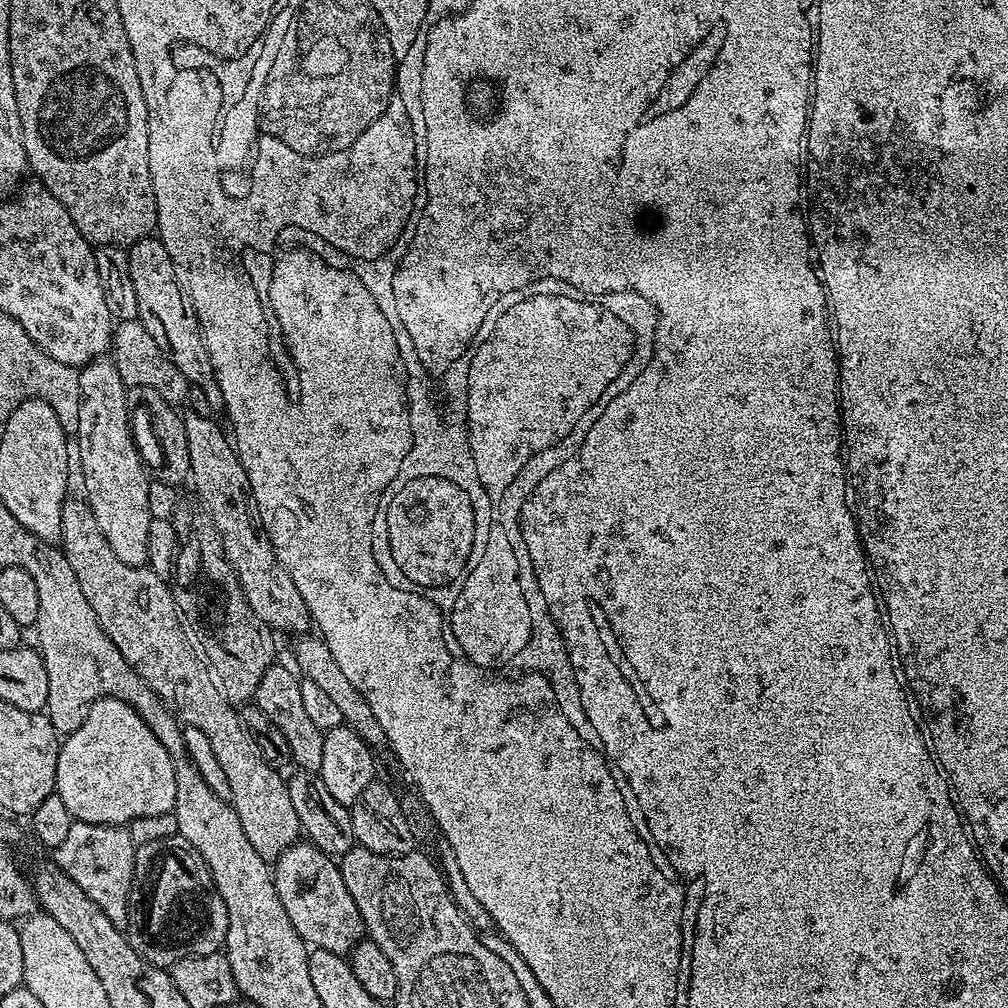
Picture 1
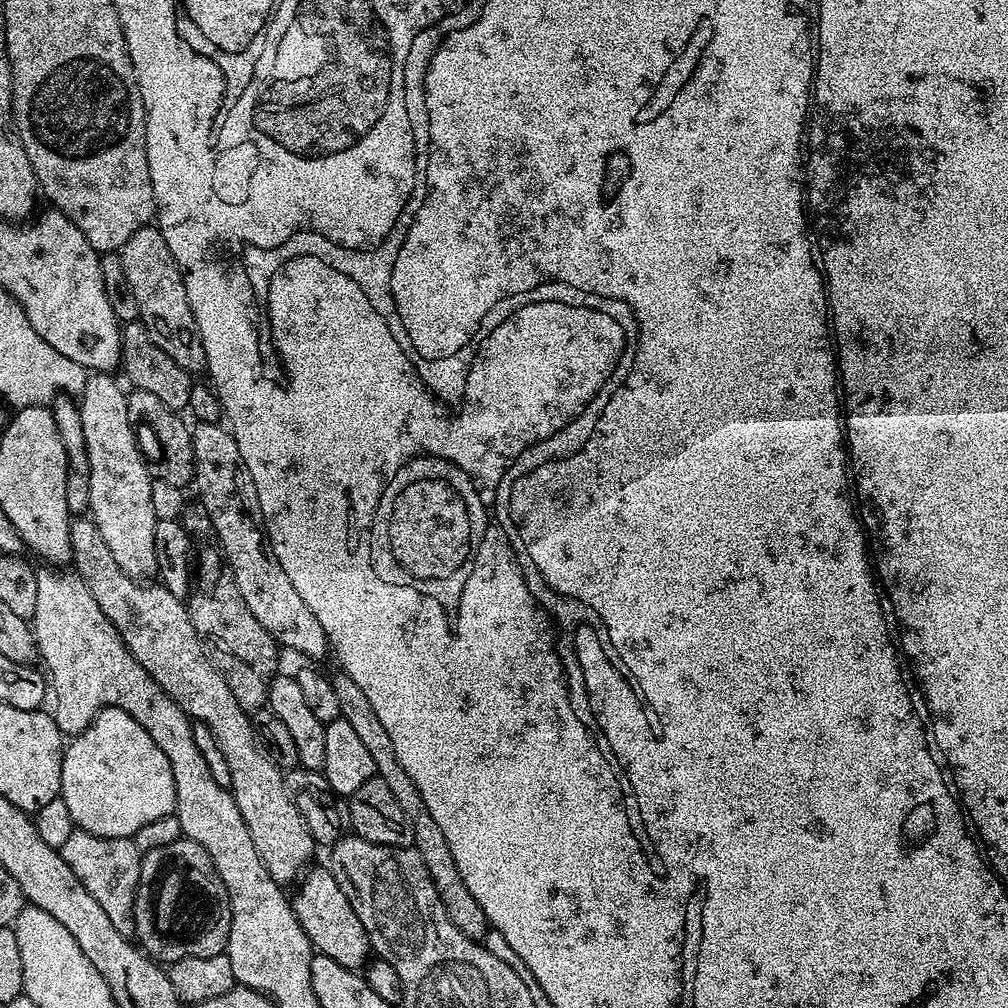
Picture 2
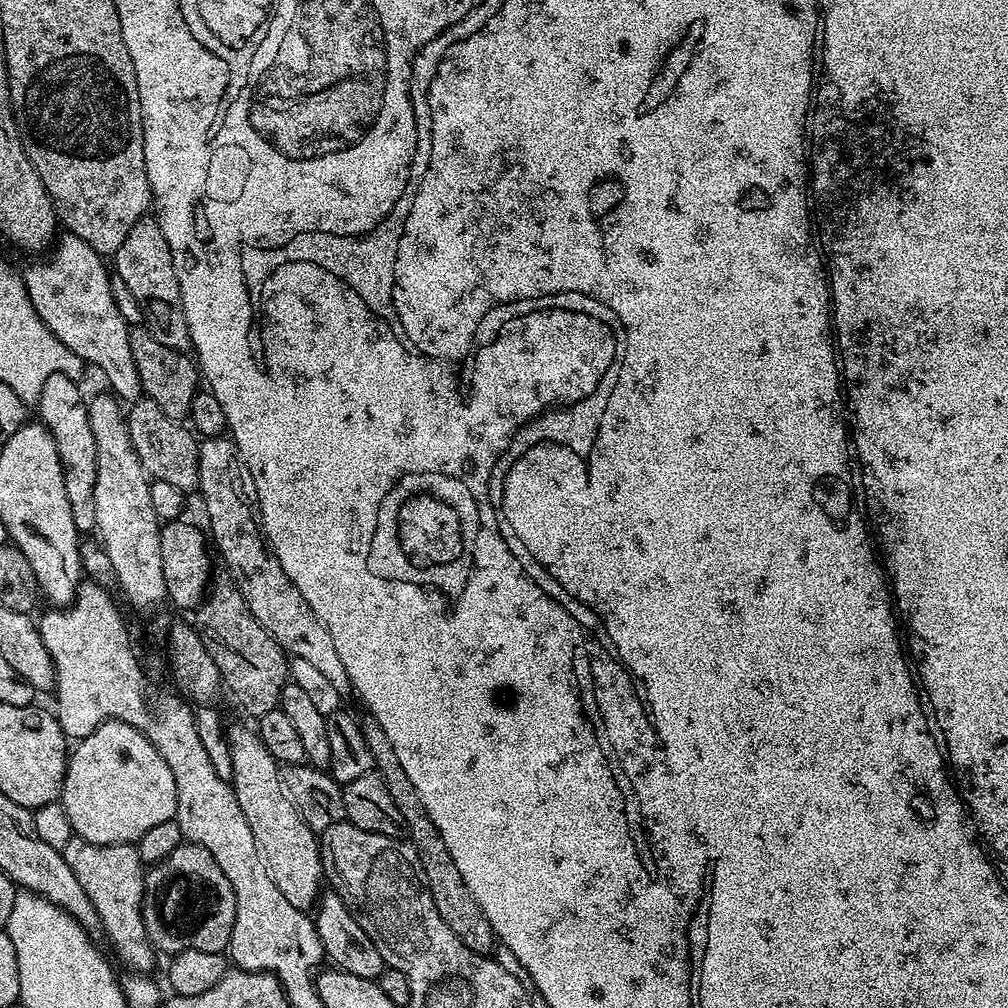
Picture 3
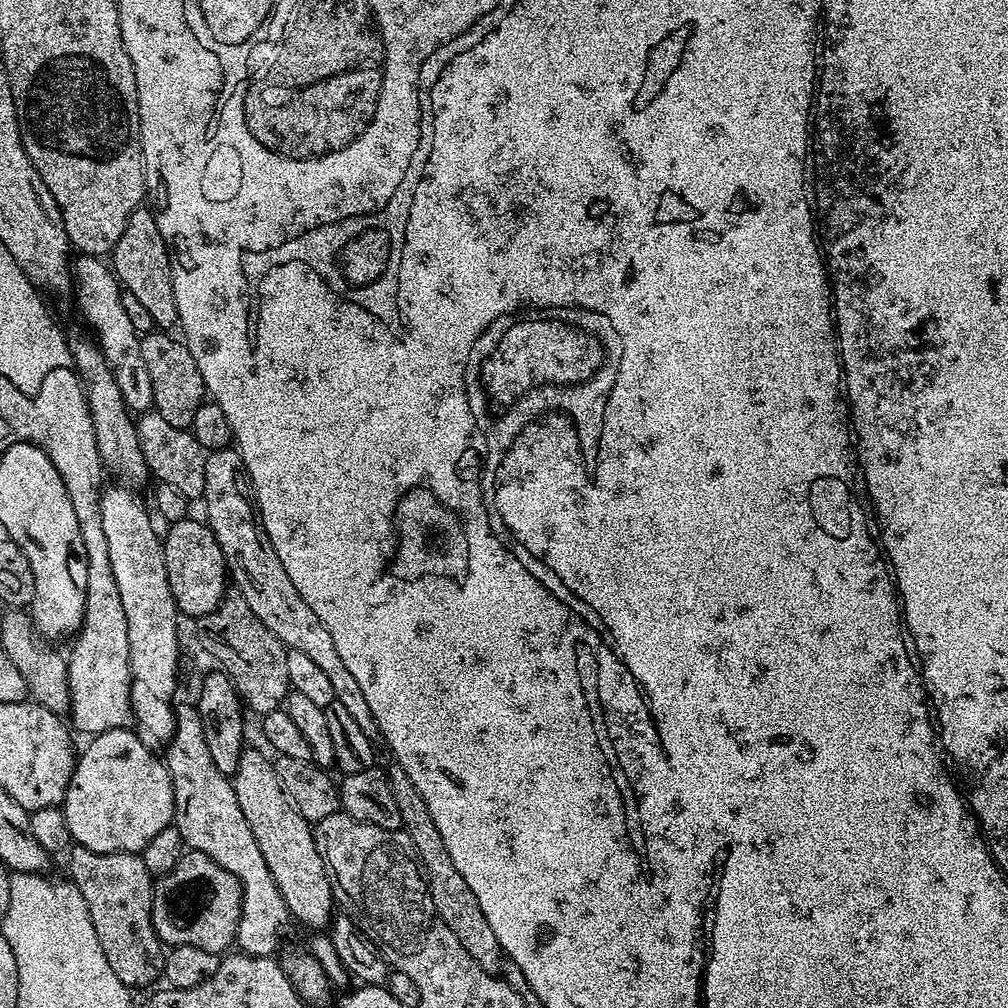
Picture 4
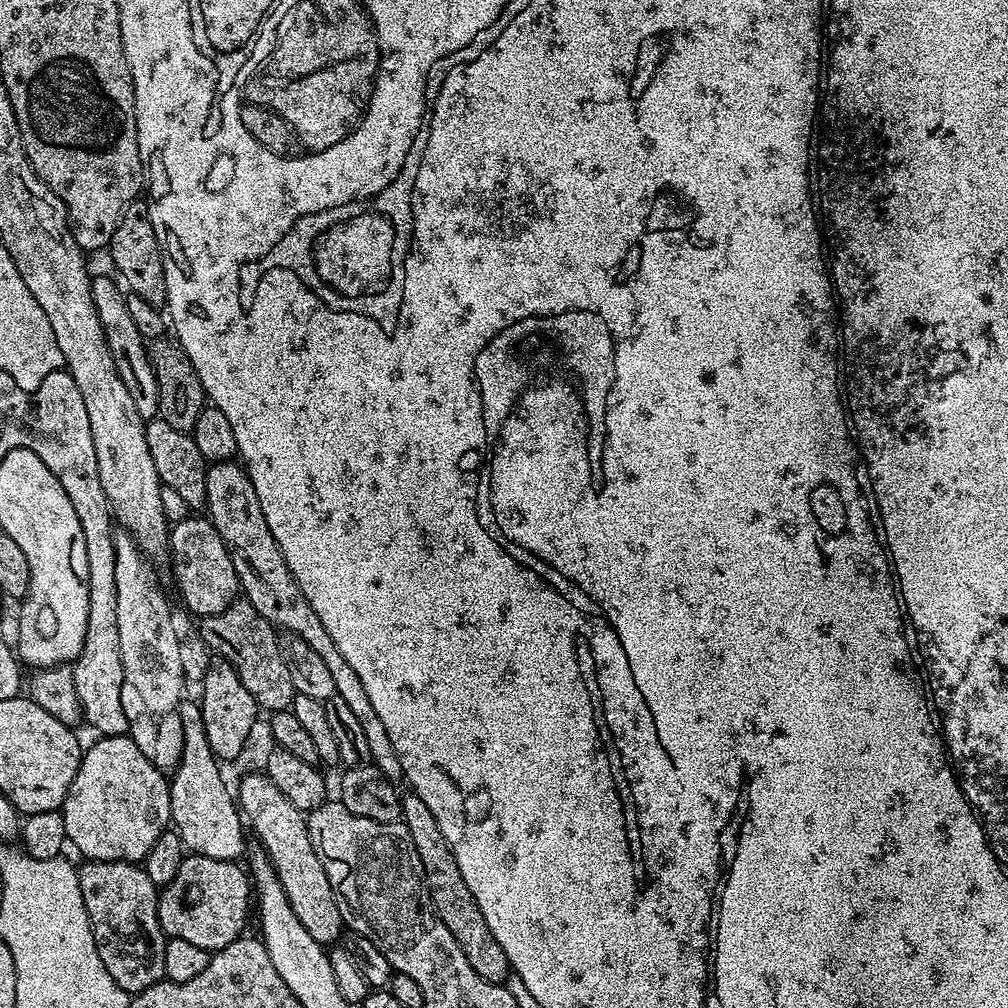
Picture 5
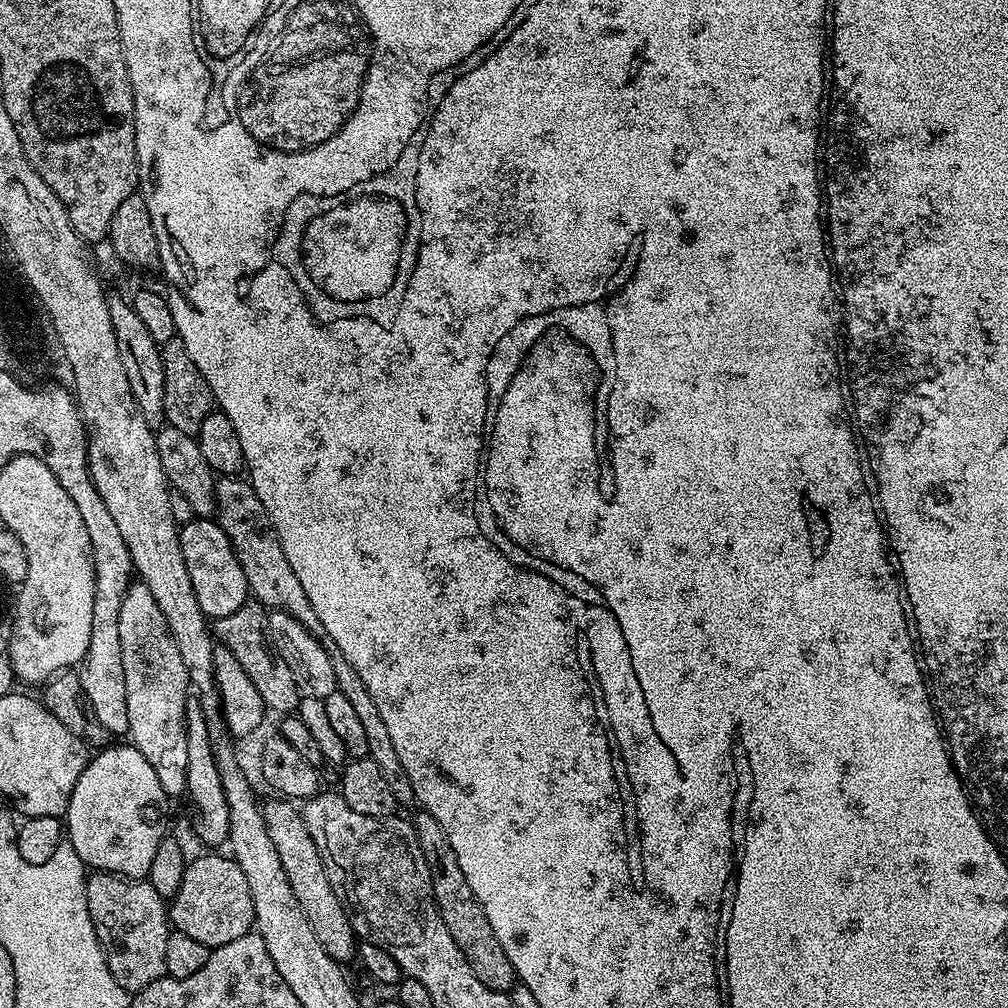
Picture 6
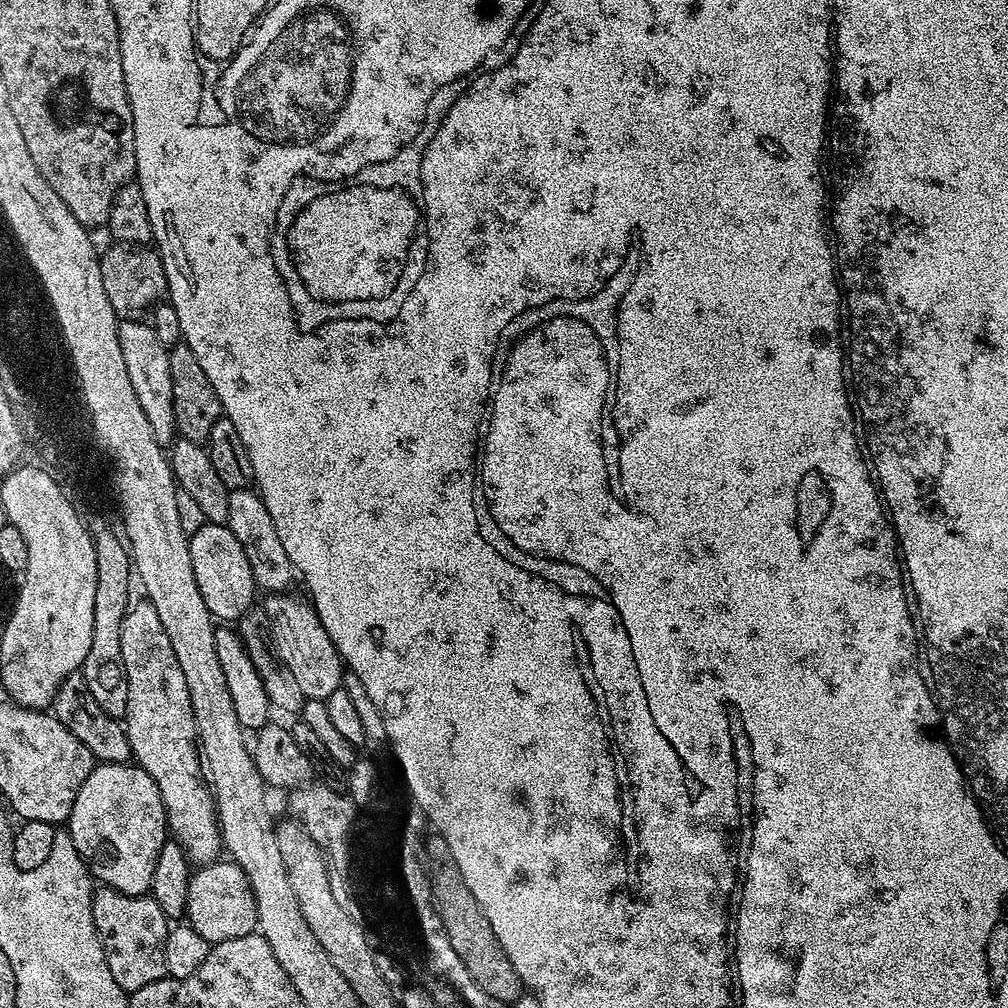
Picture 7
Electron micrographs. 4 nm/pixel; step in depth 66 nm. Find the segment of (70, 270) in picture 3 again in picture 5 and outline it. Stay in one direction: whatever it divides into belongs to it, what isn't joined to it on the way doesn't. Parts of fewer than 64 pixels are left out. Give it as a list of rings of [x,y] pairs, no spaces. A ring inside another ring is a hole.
[[[98,274],[92,276],[94,306],[98,310],[98,318],[106,334],[106,346],[110,346],[114,366],[118,366],[118,374],[122,382],[126,382],[126,390],[130,390],[130,399],[133,400],[138,414],[145,422],[155,420],[158,416],[158,382],[154,378],[146,341],[142,334],[138,334],[138,326],[134,326],[134,318],[130,318],[130,306],[125,289],[115,279],[113,280]]]

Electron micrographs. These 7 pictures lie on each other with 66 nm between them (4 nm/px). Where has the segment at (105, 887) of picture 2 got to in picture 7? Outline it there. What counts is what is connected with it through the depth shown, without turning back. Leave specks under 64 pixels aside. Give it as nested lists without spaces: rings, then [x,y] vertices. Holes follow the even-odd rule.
[[[100,886],[92,893],[92,913],[106,954],[106,966],[110,966],[114,982],[118,982],[126,994],[142,990],[142,986],[150,986],[150,982],[158,982],[168,976],[166,938],[170,921],[151,894],[131,896]]]

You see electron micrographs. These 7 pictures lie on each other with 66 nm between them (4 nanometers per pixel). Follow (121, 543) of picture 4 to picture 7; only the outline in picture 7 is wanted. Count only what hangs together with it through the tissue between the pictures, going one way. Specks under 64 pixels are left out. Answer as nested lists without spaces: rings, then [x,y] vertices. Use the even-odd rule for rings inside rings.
[[[146,598],[133,603],[128,613],[122,618],[122,662],[126,670],[128,697],[122,723],[128,730],[132,760],[150,778],[154,778],[154,786],[158,786],[158,794],[162,794],[164,809],[168,815],[168,830],[182,846],[193,865],[203,866],[221,859],[220,821],[216,815],[216,801],[212,799],[212,789],[205,773],[202,771],[202,757],[196,738],[194,710],[190,706],[190,690],[186,690],[186,678],[182,675],[182,666],[178,666],[178,658],[174,658],[174,646],[170,646],[162,621],[158,618],[158,610]]]

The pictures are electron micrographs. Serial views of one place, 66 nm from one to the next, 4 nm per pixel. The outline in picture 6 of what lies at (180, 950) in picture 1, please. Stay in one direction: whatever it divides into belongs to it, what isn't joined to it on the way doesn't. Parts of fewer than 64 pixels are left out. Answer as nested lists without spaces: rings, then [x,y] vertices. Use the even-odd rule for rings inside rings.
[[[224,856],[189,859],[188,868],[182,874],[182,886],[178,886],[178,894],[170,901],[171,927],[202,942],[209,950],[226,946],[226,942],[234,942],[234,938],[242,938],[253,931],[256,922],[246,874],[242,874],[235,860]]]

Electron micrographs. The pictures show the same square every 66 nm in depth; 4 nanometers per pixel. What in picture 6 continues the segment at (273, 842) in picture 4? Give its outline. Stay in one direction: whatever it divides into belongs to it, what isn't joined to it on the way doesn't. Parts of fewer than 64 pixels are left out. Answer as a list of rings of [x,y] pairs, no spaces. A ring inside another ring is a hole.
[[[272,799],[276,800],[263,801],[264,821],[270,830],[270,838],[274,841],[274,850],[278,850],[282,870],[286,870],[286,878],[290,878],[294,898],[298,898],[298,906],[302,906],[310,922],[310,930],[314,930],[314,938],[318,938],[322,950],[326,950],[330,958],[338,962],[345,962],[351,956],[353,959],[358,952],[356,931],[352,928],[347,910],[342,902],[338,902],[338,894],[334,894],[334,886],[330,886],[328,871],[322,862],[318,846],[314,846],[314,838],[310,838],[310,830],[306,830],[303,811],[291,799]]]

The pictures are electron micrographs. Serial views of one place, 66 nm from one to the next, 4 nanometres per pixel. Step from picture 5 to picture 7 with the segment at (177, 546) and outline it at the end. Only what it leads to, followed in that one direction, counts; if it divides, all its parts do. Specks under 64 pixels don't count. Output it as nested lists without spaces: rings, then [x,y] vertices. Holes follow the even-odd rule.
[[[205,523],[197,532],[188,537],[190,546],[190,566],[194,566],[194,582],[198,582],[198,590],[202,593],[202,602],[206,602],[206,610],[220,622],[236,622],[253,607],[258,589],[254,582],[254,574],[250,570],[250,562],[246,558],[246,550],[242,550],[242,542],[234,538],[227,524]]]

